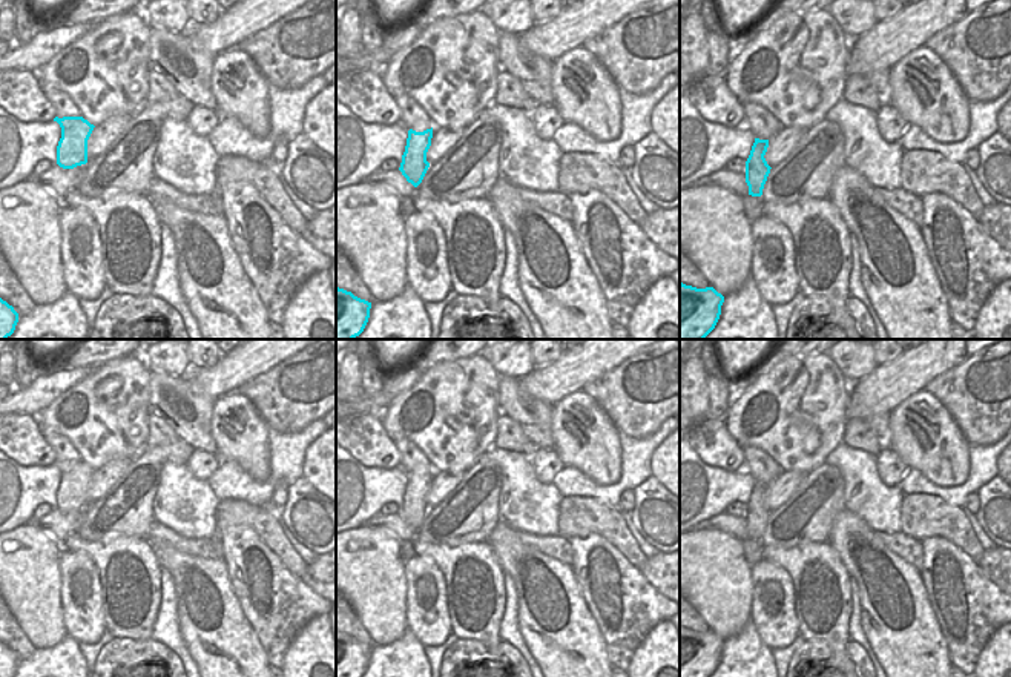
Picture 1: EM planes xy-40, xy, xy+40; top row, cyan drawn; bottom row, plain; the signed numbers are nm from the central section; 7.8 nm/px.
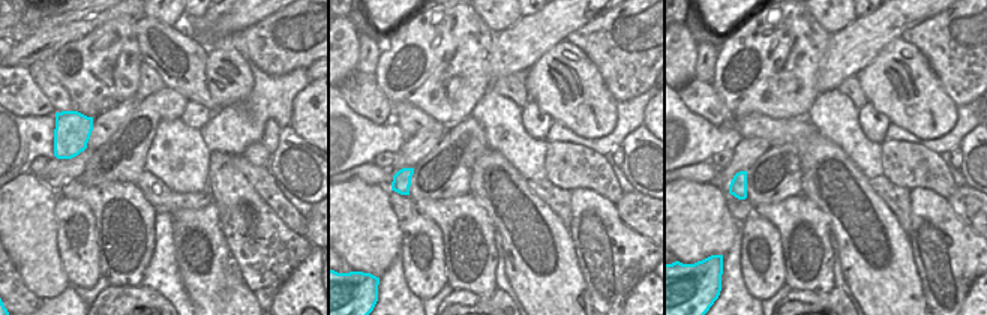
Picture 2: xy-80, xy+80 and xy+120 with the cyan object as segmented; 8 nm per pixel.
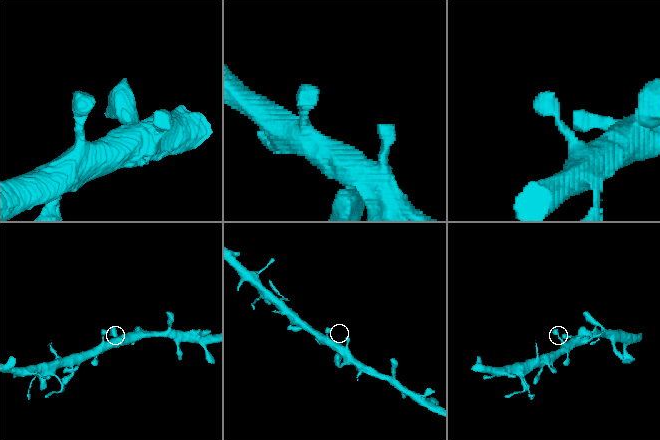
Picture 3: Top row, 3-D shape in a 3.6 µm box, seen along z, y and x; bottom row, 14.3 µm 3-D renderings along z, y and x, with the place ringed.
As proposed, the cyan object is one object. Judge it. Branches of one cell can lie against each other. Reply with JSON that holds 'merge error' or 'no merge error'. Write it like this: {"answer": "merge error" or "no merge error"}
{"answer": "no merge error"}

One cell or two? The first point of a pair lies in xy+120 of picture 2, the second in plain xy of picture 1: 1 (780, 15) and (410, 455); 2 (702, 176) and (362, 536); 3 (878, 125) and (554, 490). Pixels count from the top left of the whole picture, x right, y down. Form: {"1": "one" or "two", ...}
{"1": "two", "2": "two", "3": "two"}

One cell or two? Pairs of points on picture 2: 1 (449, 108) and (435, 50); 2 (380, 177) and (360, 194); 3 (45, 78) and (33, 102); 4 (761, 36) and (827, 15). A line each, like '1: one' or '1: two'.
1: one
2: two
3: two
4: two

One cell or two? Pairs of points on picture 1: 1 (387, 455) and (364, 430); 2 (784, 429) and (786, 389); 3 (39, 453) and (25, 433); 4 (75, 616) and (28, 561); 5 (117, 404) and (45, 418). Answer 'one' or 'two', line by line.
1: one
2: one
3: one
4: two
5: one

